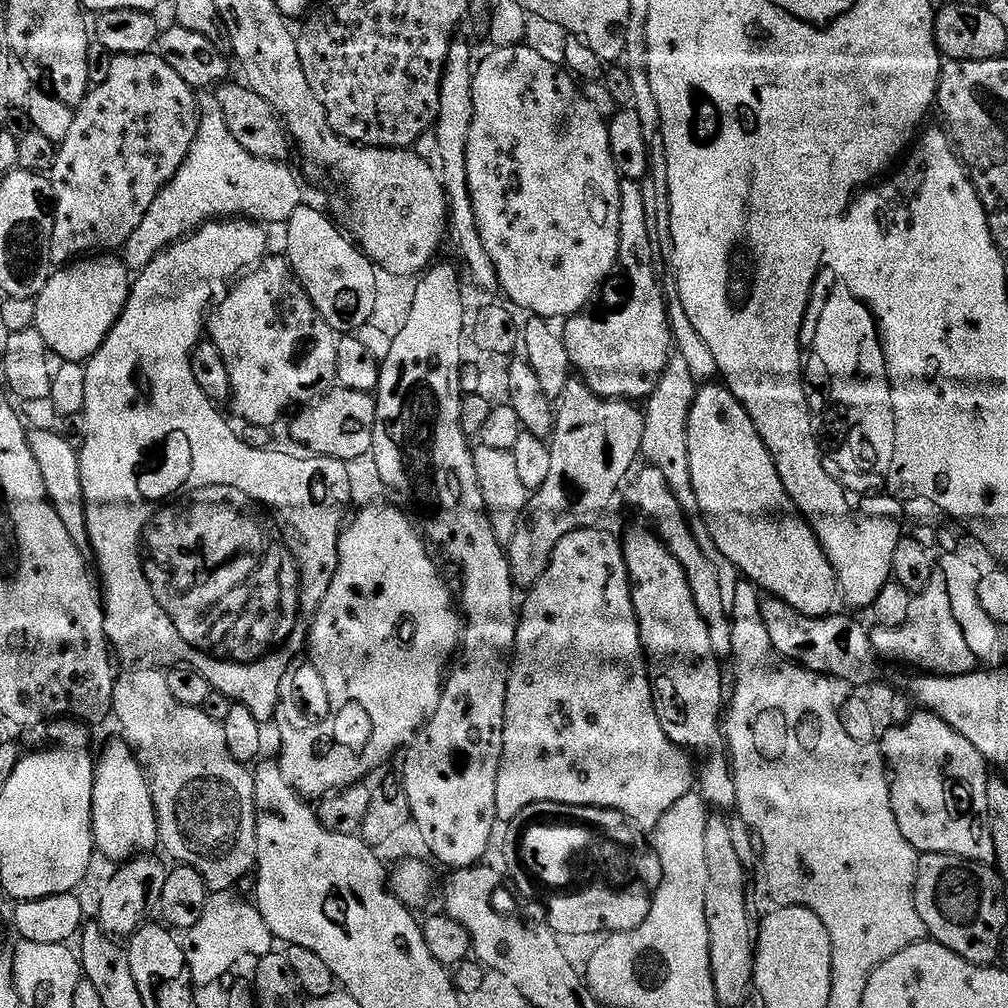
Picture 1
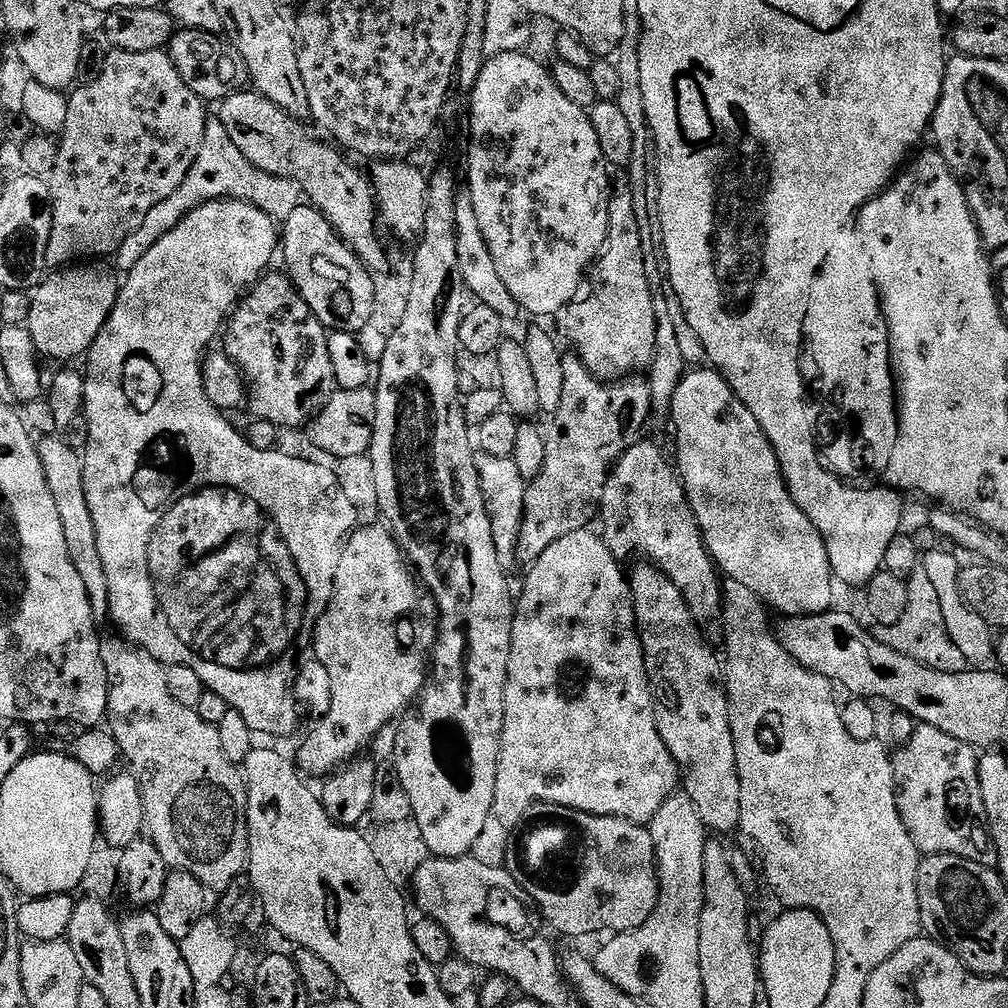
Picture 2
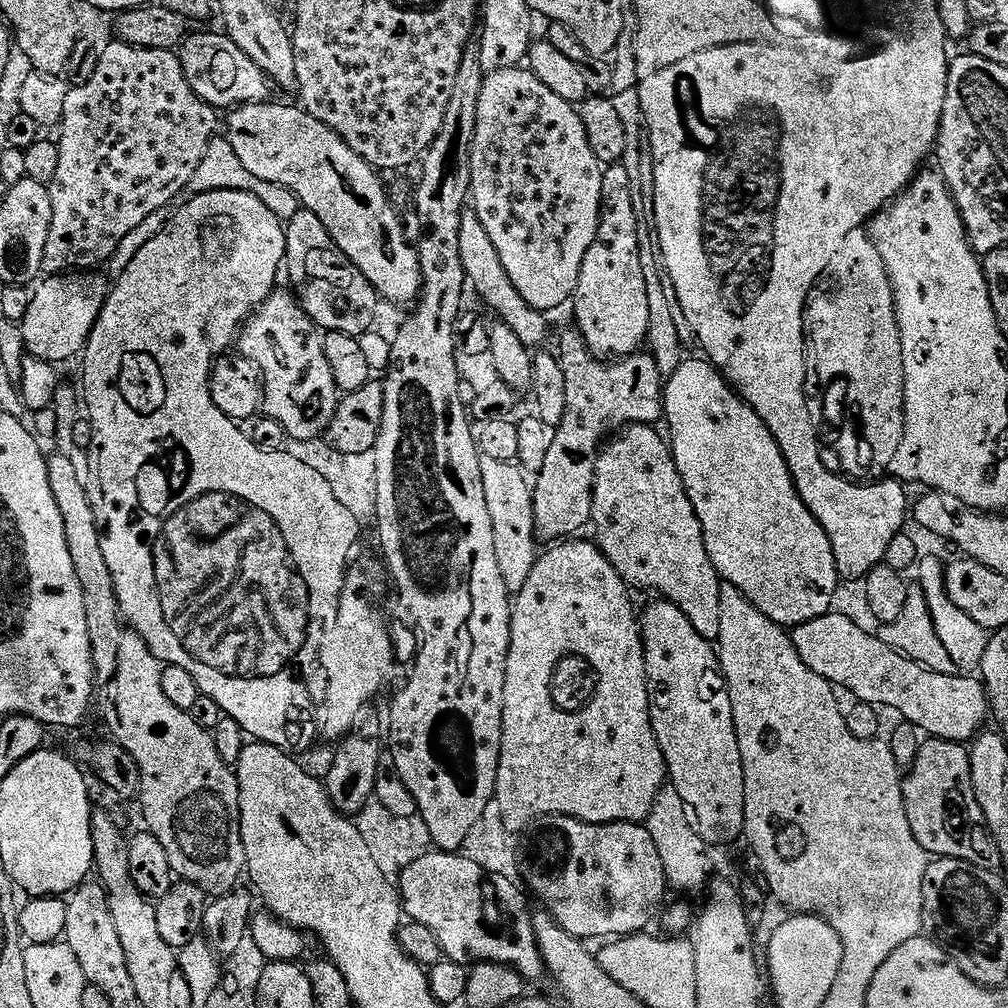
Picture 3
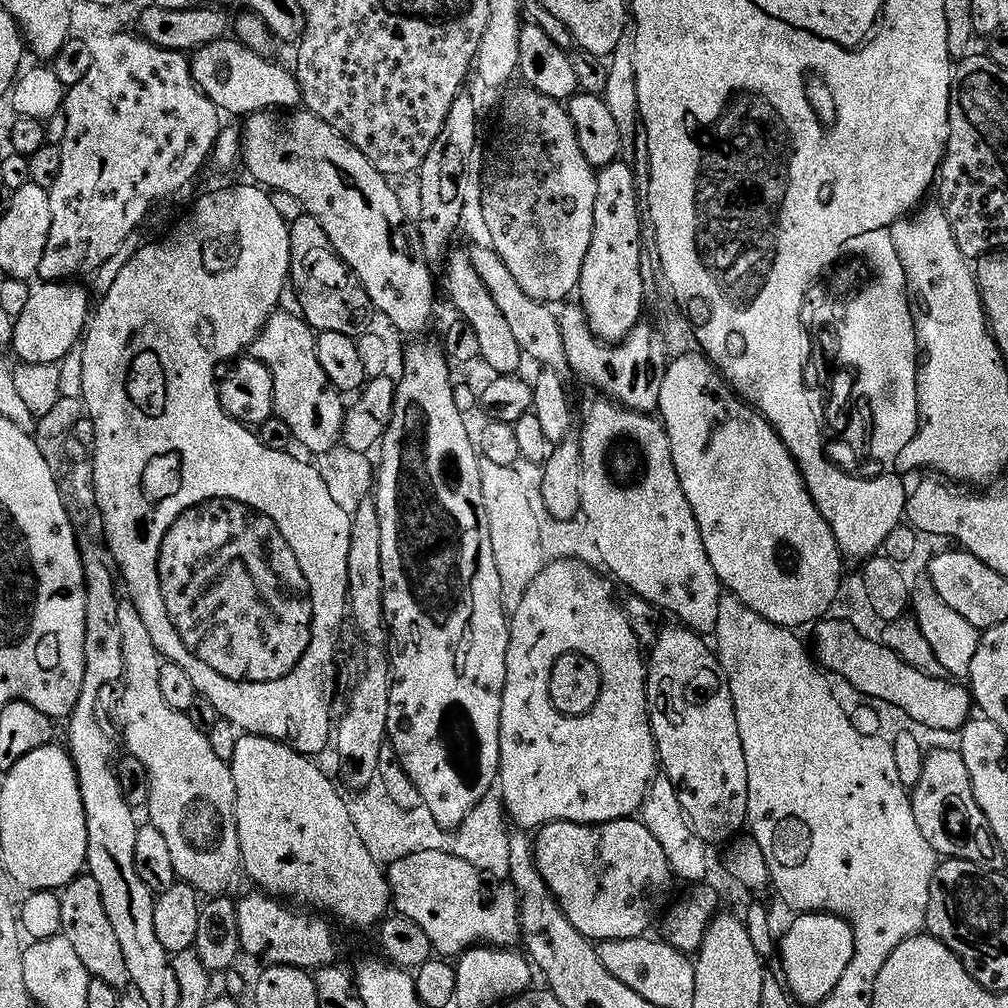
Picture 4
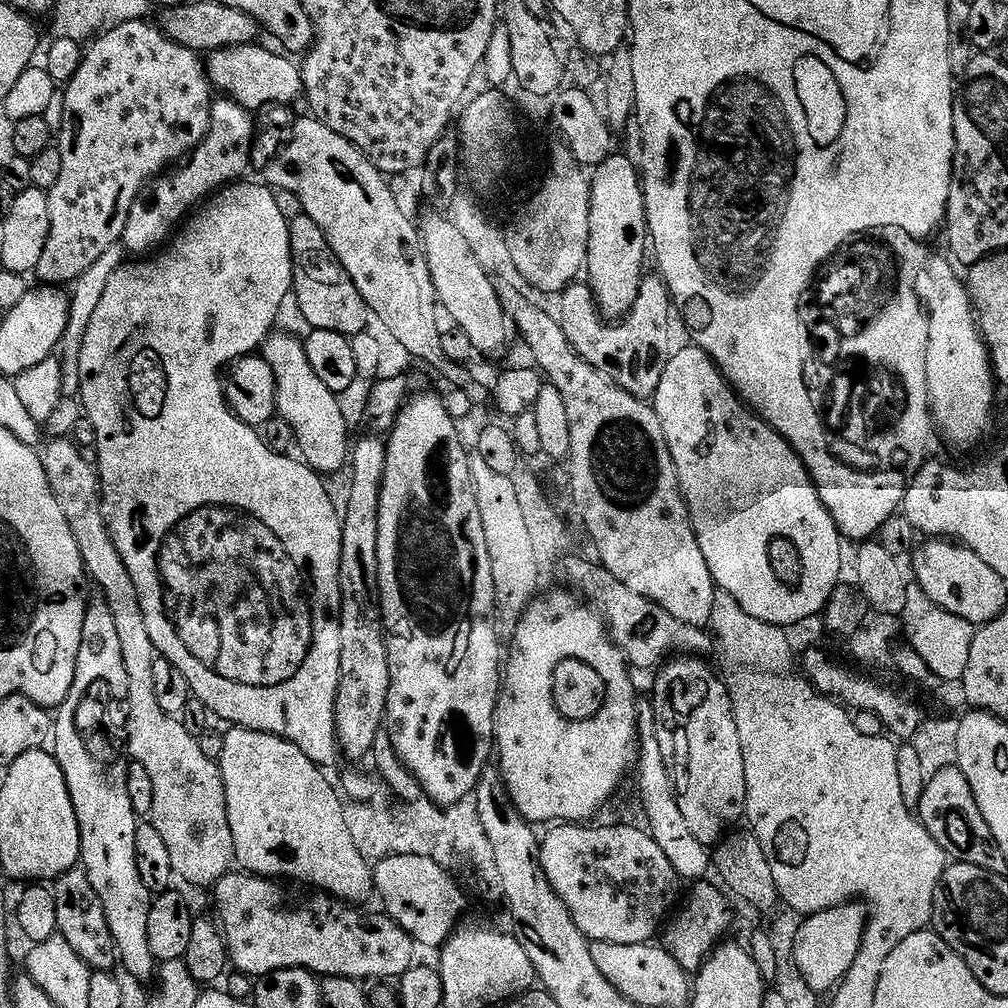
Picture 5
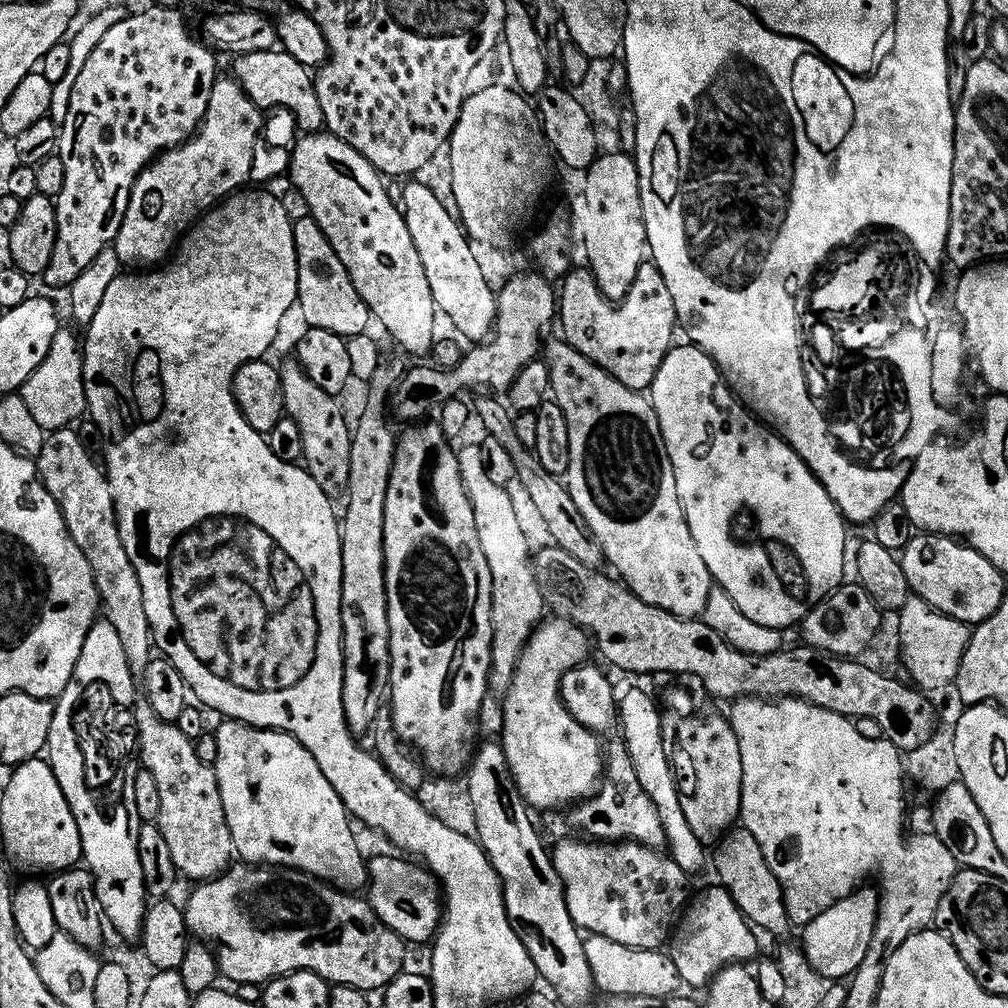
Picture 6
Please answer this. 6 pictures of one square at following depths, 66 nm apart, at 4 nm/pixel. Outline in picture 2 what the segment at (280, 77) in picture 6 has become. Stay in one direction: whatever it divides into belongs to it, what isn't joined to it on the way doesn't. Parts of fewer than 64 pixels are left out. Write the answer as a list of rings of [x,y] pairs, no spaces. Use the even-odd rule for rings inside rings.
[[[179,29],[172,36],[166,51],[186,86],[206,102],[223,101],[225,97],[239,91],[247,83],[248,68],[242,62],[236,48],[223,37],[204,31]]]

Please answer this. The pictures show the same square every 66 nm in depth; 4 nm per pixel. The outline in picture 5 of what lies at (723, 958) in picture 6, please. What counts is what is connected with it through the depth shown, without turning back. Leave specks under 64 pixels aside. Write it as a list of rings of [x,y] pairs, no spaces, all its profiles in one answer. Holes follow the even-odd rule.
[[[693,883],[692,893],[683,897],[682,903],[671,913],[670,919],[662,928],[662,947],[670,954],[670,958],[674,958],[674,962],[678,962],[678,966],[682,966],[682,970],[689,974],[696,974],[703,967],[712,952],[728,936],[728,927],[732,924],[727,898],[714,885],[708,883]]]

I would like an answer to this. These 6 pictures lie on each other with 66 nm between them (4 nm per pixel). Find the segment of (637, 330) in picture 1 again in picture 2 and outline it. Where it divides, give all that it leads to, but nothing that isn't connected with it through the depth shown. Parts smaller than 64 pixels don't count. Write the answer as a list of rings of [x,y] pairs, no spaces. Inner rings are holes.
[[[620,178],[617,184],[615,181],[611,193],[608,237],[604,243],[604,251],[597,256],[596,263],[590,269],[590,279],[583,293],[584,300],[583,296],[573,300],[562,313],[564,332],[576,347],[573,348],[575,355],[579,356],[586,370],[590,370],[590,374],[605,382],[643,373],[654,358],[656,332],[654,298],[650,282],[647,281],[646,262],[642,258],[642,234],[638,230],[638,218],[634,218],[634,194],[624,178]]]

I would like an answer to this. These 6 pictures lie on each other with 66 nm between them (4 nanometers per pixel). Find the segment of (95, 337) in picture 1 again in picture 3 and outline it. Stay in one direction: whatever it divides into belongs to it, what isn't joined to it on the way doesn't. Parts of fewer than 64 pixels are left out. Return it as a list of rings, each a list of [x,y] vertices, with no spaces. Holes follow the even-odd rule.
[[[72,270],[67,274],[41,279],[35,285],[29,309],[22,321],[28,356],[60,366],[63,360],[71,356],[79,357],[83,353],[110,291],[109,281],[96,274],[92,270]]]

